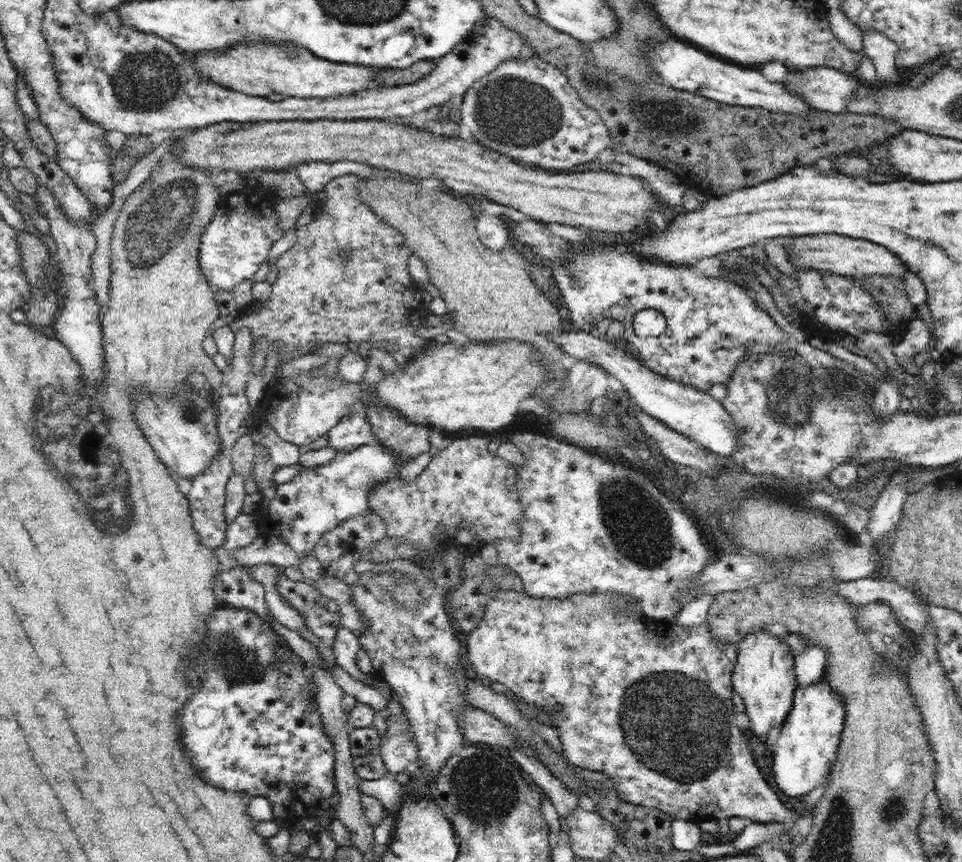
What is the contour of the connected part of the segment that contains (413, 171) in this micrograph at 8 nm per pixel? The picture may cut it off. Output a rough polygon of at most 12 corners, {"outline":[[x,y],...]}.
{"outline":[[390,119],[218,123],[183,158],[240,173],[348,159],[546,224],[632,231],[622,173],[530,168]]}

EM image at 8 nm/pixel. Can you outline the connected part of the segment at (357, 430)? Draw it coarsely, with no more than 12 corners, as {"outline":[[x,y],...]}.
{"outline":[[366,411],[344,419],[328,432],[328,448],[342,457],[368,444]]}

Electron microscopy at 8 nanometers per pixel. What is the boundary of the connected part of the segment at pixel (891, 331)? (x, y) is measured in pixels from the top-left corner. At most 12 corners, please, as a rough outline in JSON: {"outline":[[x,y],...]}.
{"outline":[[898,274],[858,278],[880,311],[879,333],[900,340],[917,308]]}

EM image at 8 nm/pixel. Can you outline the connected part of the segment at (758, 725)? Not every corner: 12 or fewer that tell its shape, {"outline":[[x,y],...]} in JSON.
{"outline":[[769,627],[738,642],[731,680],[749,732],[781,726],[799,684]]}

